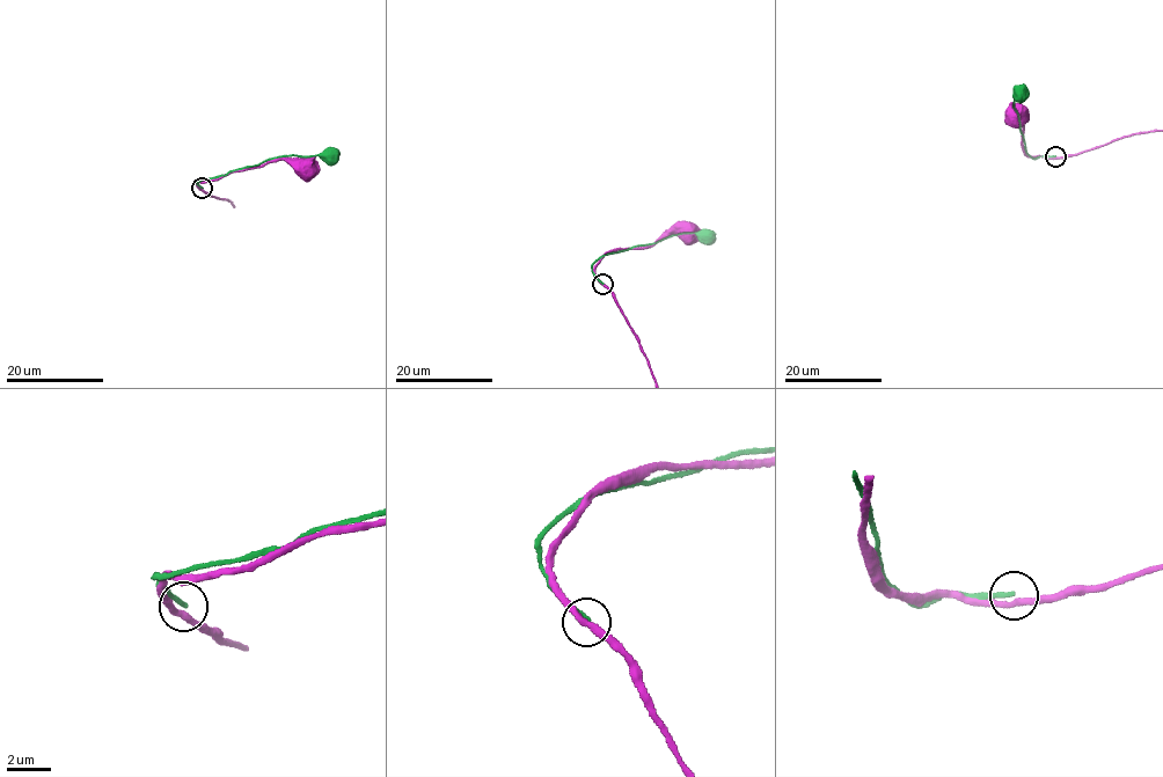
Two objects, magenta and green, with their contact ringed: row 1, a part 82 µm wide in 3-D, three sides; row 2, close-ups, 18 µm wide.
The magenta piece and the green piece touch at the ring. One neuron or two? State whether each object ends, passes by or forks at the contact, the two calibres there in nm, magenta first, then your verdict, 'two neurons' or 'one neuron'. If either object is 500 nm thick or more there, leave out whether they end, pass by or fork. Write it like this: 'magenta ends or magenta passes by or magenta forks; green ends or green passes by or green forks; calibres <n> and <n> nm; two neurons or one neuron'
magenta passes by; green ends; calibres 280 and 240 nm; two neurons

